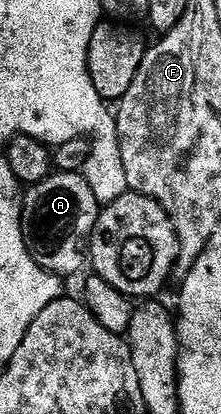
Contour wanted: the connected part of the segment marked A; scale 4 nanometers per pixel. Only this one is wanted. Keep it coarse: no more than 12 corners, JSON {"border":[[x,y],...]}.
{"border":[[55,171],[22,198],[28,254],[69,278],[88,260],[100,205]]}

